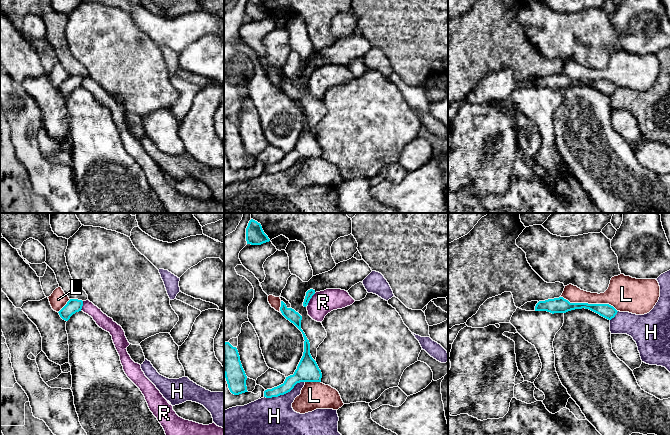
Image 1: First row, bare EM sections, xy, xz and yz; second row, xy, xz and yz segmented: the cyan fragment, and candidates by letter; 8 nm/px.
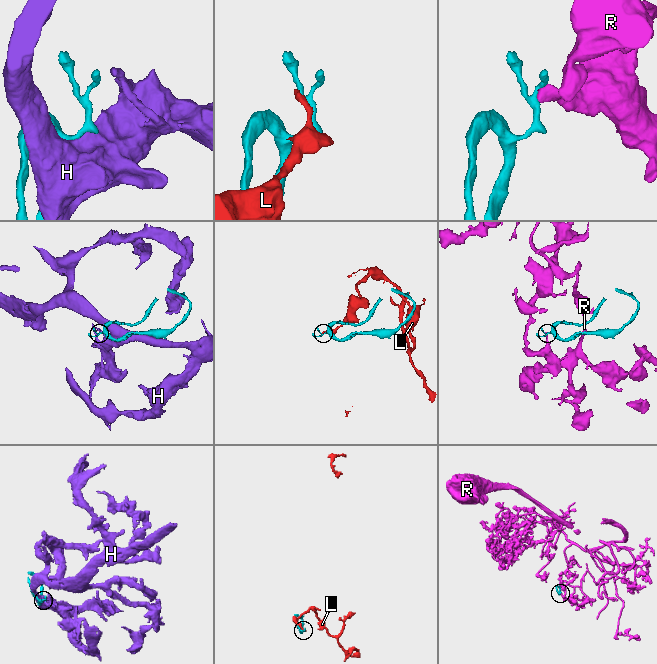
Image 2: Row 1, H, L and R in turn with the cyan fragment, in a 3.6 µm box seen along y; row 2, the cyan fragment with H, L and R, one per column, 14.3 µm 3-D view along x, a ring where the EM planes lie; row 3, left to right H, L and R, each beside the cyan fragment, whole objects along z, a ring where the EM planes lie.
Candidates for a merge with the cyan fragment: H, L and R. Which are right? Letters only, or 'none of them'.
none of them

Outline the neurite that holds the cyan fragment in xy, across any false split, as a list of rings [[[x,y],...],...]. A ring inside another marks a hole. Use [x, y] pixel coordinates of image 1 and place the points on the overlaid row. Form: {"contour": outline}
{"contour": [[[70,299],[58,313],[63,320],[68,321],[73,314],[81,311],[82,306],[82,300]]]}

